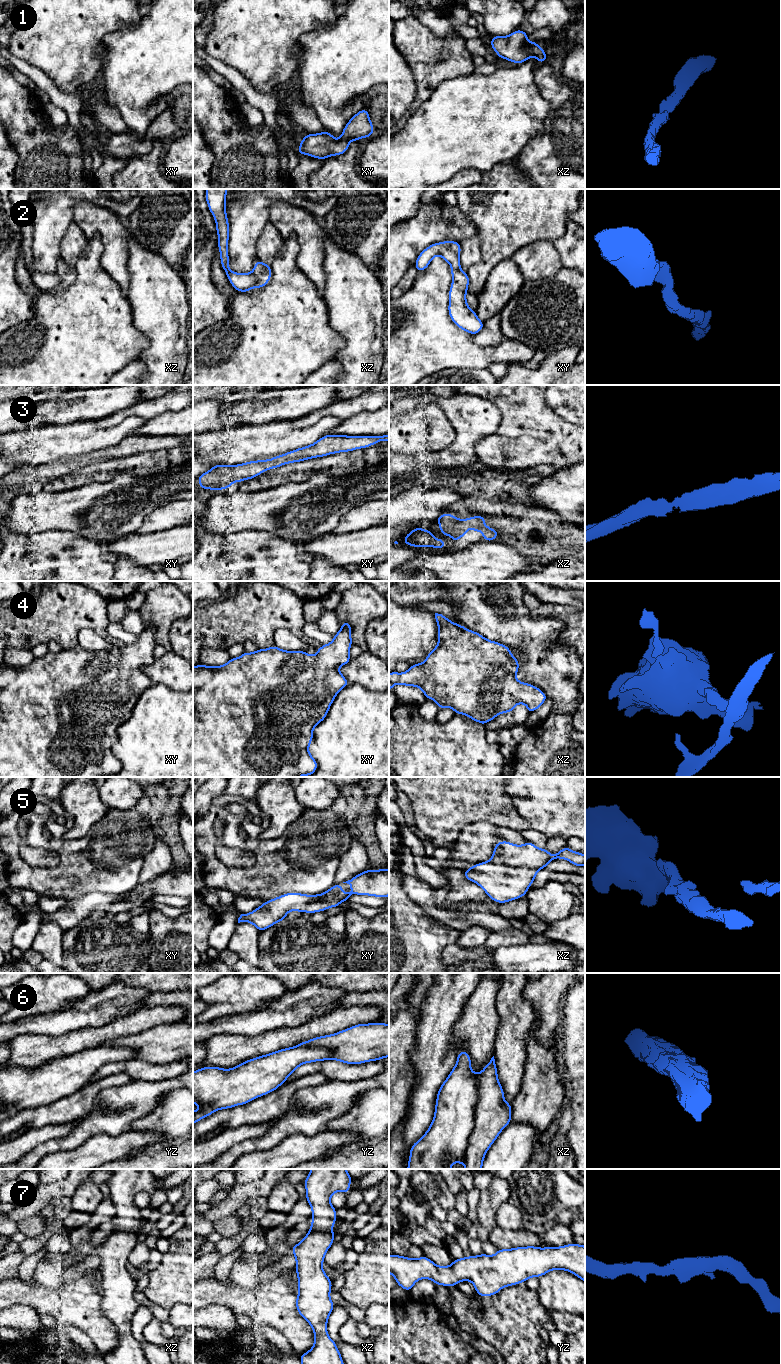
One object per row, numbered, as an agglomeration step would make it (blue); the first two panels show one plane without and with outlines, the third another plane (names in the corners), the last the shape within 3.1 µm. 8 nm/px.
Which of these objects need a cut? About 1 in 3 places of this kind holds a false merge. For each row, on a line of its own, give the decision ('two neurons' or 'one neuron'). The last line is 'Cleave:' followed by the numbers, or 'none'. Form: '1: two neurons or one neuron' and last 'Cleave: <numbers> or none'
1: one neuron
2: one neuron
3: one neuron
4: one neuron
5: one neuron
6: two neurons
7: one neuron
Cleave: 6

